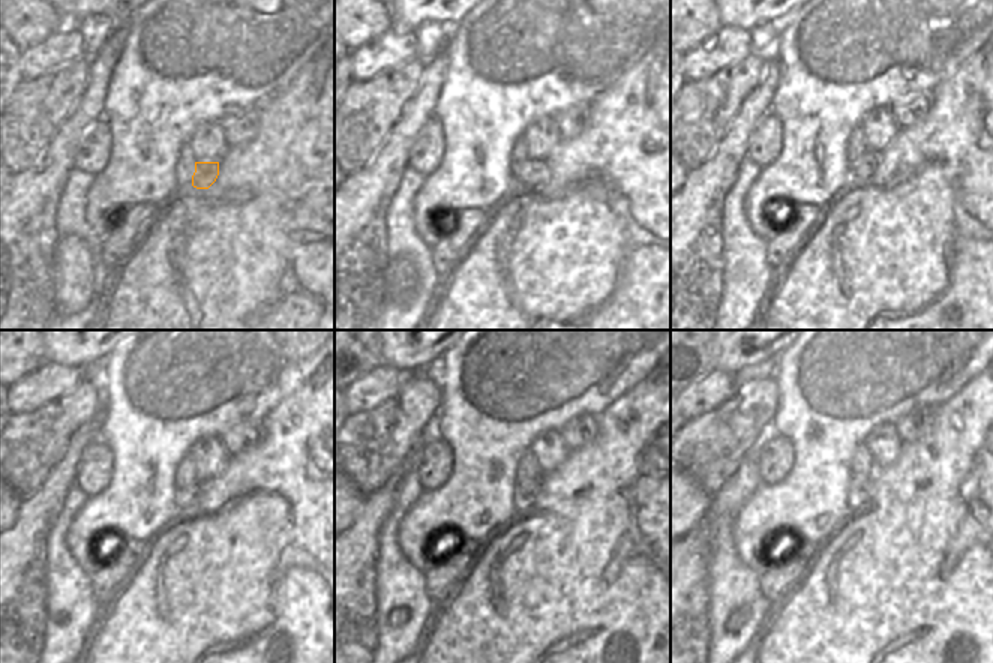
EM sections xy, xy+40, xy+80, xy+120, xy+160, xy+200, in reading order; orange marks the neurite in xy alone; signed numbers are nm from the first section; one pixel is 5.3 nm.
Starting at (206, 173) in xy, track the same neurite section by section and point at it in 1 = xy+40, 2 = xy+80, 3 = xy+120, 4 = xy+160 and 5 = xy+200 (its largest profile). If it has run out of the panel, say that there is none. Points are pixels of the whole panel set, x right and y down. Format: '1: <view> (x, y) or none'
1: xy+40 (534, 173)
2: xy+80 (861, 170)
3: xy+120 (183, 498)
4: xy+160 (524, 494)
5: xy+200 (858, 492)

